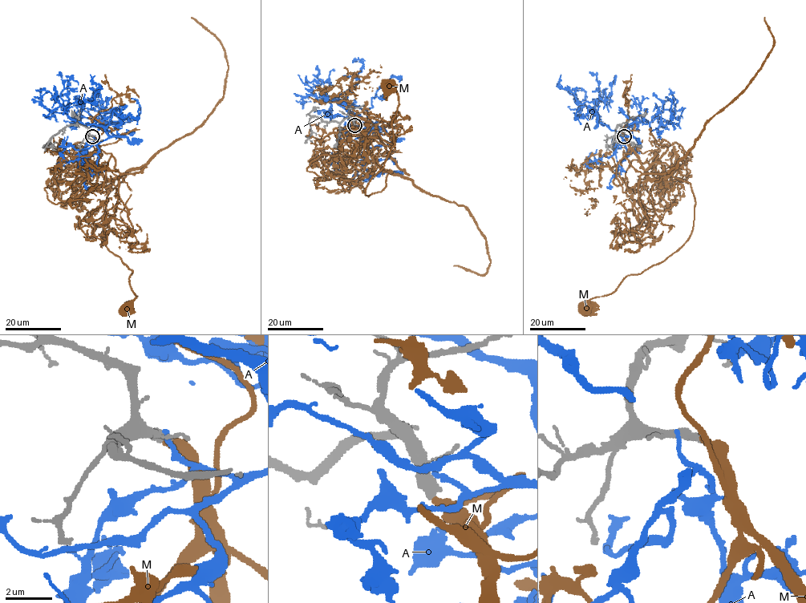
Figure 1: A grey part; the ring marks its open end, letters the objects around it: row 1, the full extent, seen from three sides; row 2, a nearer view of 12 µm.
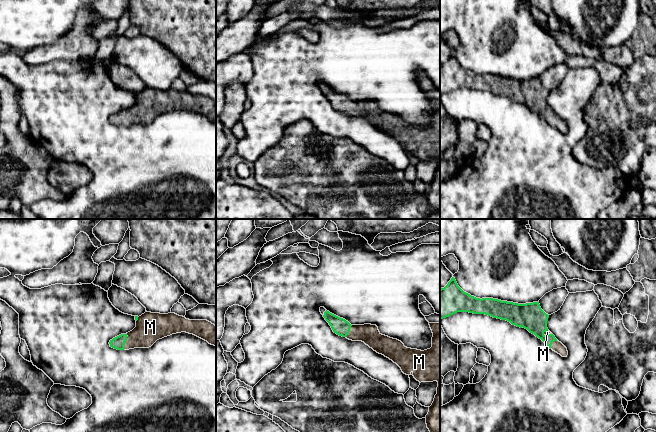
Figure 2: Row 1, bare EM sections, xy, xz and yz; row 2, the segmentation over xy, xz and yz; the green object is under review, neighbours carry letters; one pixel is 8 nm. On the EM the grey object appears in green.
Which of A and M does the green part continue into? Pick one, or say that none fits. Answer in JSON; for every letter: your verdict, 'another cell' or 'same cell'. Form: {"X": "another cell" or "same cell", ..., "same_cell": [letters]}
{"A": "another cell", "M": "same cell", "same_cell": ["M"]}

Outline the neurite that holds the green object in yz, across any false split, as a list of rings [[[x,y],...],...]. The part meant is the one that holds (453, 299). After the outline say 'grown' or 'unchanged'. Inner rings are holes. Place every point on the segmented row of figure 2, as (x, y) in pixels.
[[[452,277],[448,284],[440,289],[440,319],[457,312],[485,314],[506,320],[512,325],[527,329],[562,357],[568,355],[567,348],[548,330],[549,315],[541,309],[539,302],[518,304],[493,298],[476,298],[464,292]]]; grown

